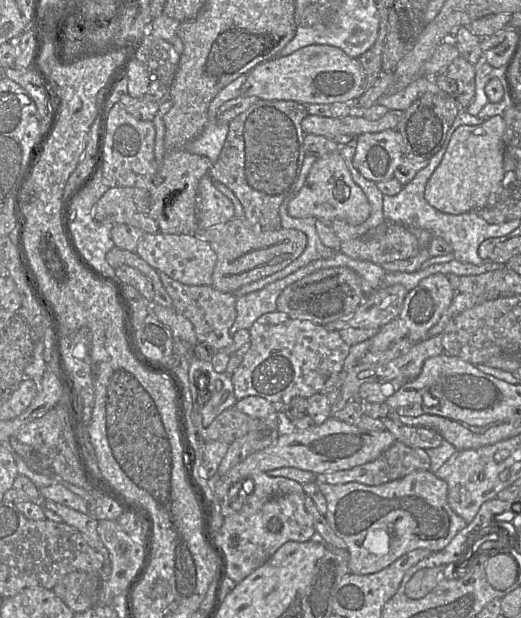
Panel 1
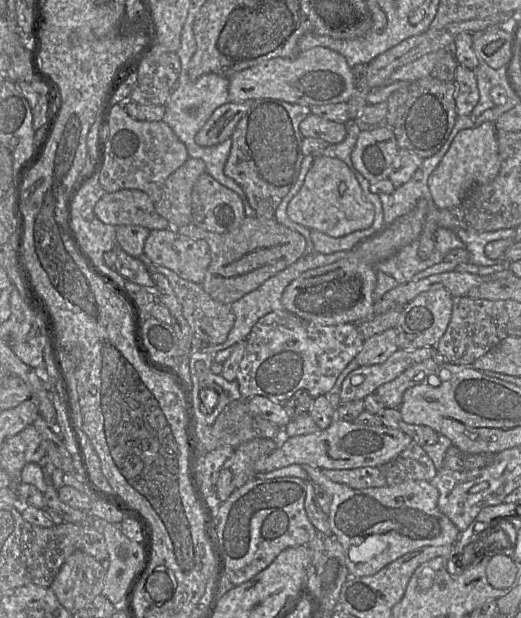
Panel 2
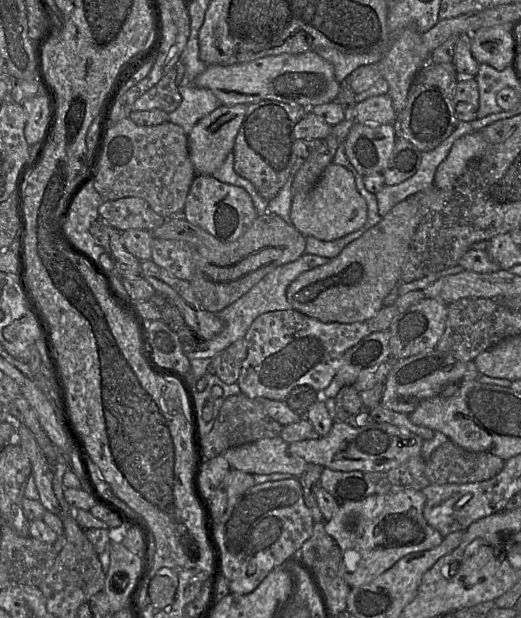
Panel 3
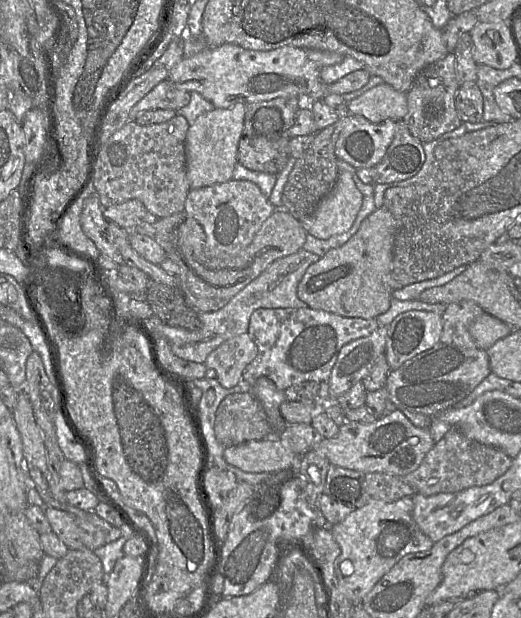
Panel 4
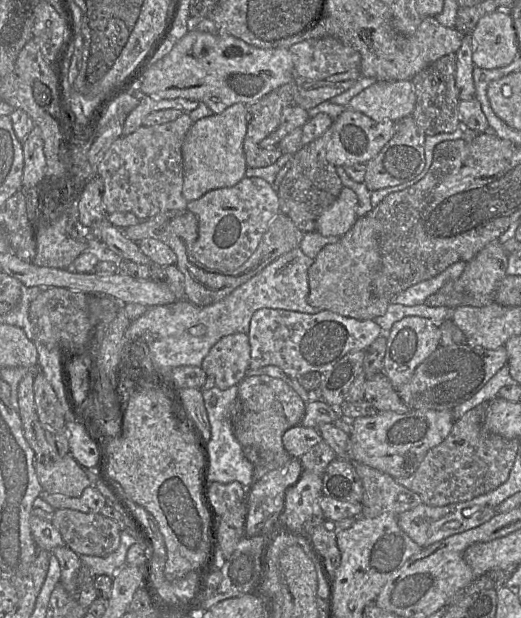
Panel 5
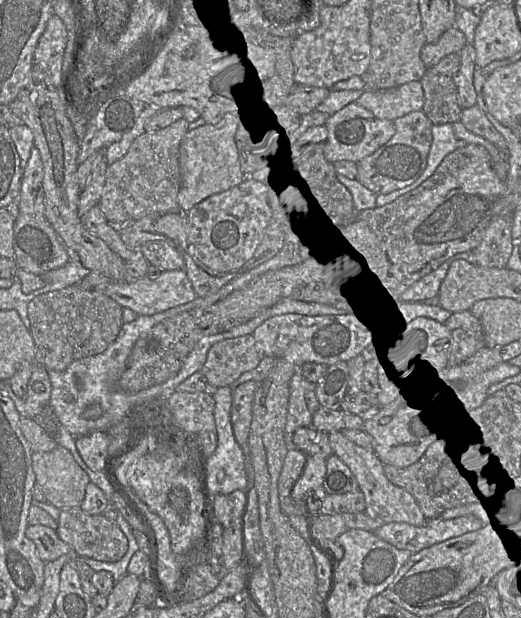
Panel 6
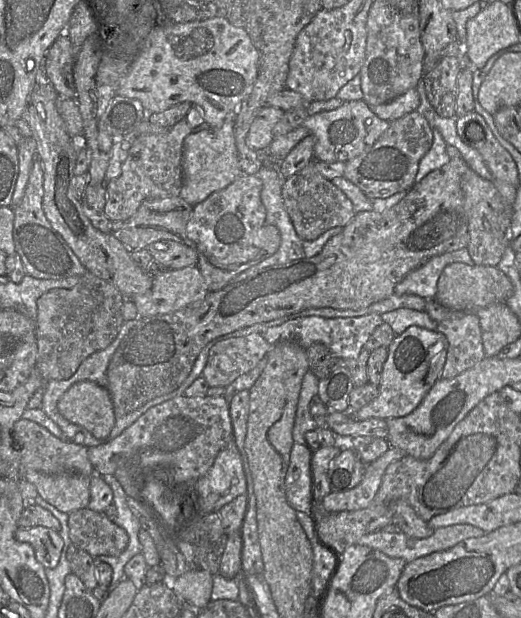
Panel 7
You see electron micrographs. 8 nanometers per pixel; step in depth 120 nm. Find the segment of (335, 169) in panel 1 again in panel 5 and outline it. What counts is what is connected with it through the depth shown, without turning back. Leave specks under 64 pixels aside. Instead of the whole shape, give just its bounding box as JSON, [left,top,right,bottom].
[315,186,358,237]

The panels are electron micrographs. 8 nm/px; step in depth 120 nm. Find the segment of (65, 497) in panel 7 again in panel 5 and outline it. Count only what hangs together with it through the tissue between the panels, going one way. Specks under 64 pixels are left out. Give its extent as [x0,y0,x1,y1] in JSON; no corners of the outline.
[34,453,91,497]

